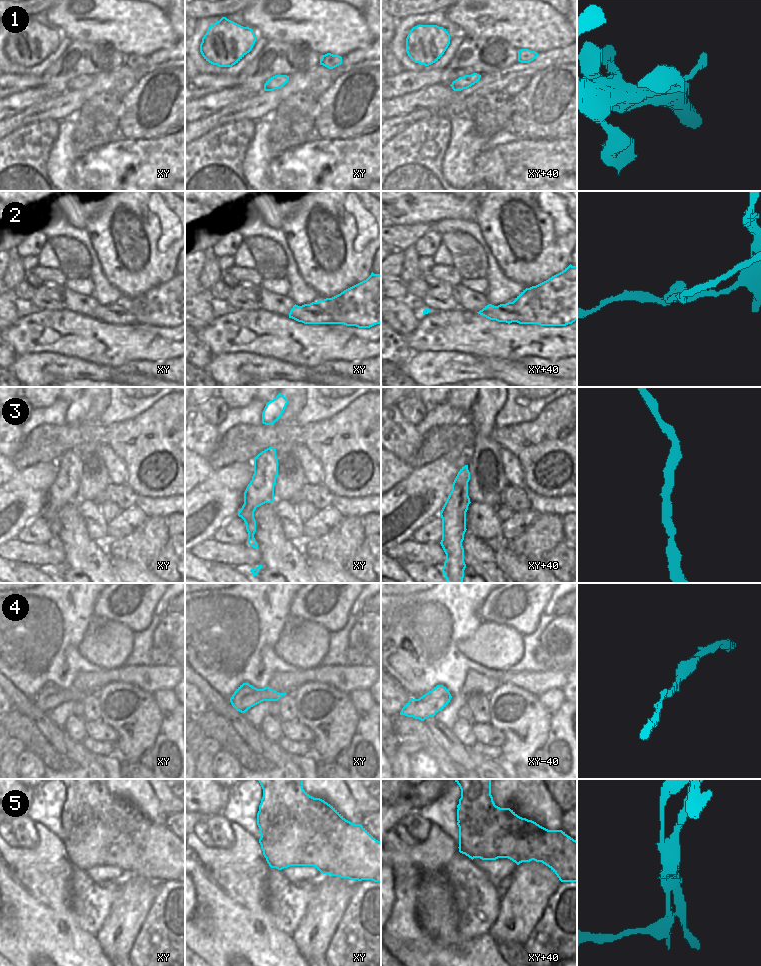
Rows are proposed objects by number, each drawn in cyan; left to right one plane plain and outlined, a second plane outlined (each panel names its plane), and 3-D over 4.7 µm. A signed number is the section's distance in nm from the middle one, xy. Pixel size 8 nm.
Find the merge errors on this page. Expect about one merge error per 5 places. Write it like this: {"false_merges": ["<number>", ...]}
{"false_merges": ["2", "5"]}

